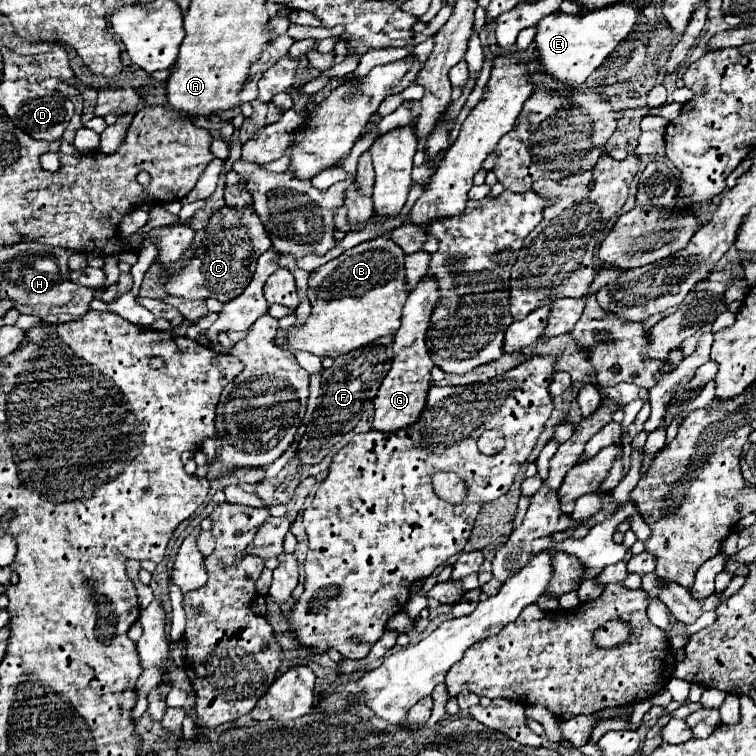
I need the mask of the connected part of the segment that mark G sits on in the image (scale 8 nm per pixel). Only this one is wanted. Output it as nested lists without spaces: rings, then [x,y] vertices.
[[[425,275],[407,297],[407,303],[403,307],[401,327],[393,337],[393,363],[377,391],[377,397],[373,399],[375,405],[373,429],[377,431],[389,433],[389,431],[403,429],[415,423],[423,409],[423,403],[427,399],[427,389],[431,385],[429,371],[433,367],[431,357],[427,355],[425,335],[427,335],[427,323],[431,321],[431,307],[435,303],[439,303],[439,283],[435,283],[431,275]]]

